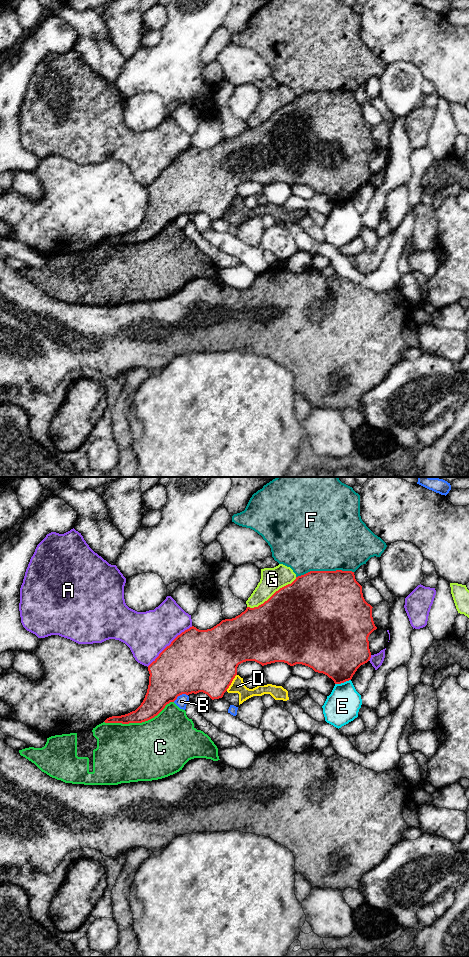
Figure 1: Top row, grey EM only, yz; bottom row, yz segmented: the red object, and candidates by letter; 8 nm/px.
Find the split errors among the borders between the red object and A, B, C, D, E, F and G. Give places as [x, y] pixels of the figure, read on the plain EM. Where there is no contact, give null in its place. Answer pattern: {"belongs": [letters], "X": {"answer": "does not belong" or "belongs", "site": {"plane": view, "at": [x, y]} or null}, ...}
{"belongs": [], "A": {"answer": "does not belong", "site": {"plane": "yz", "at": [170, 164]}}, "B": {"answer": "does not belong", "site": {"plane": "yz", "at": [180, 214]}}, "C": {"answer": "does not belong", "site": {"plane": "yz", "at": [138, 242]}}, "D": {"answer": "does not belong", "site": {"plane": "yz", "at": [231, 202]}}, "E": {"answer": "does not belong", "site": {"plane": "yz", "at": [342, 202]}}, "F": {"answer": "does not belong", "site": {"plane": "yz", "at": [324, 91]}}, "G": {"answer": "does not belong", "site": {"plane": "yz", "at": [272, 115]}}}

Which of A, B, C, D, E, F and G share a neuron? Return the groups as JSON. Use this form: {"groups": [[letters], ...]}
{"groups": [["A"], ["B"], ["C", "D"], ["E"], ["F"], ["G"]]}

